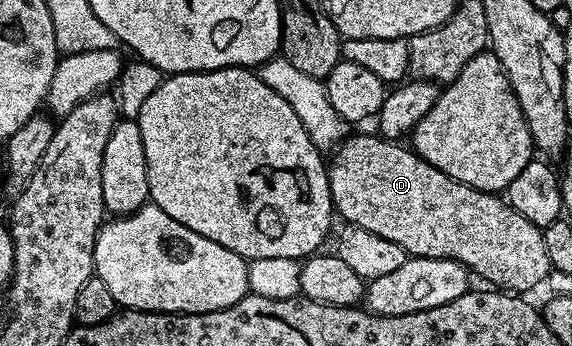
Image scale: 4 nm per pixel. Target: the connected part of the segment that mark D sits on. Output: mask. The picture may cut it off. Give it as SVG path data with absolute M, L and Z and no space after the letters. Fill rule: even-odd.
M347 135L341 144L337 145L334 157L329 157L328 171L330 174L330 196L334 200L334 211L339 217L346 219L347 225L355 228L363 228L372 234L380 234L380 238L388 238L388 242L396 242L396 246L400 246L406 251L407 257L423 256L424 258L444 258L445 260L455 260L460 262L475 277L478 276L482 280L487 280L487 285L493 286L498 290L505 290L511 294L530 294L534 287L541 282L542 279L551 275L552 269L548 262L548 249L544 246L544 234L542 229L537 228L532 222L528 222L528 218L524 218L524 214L520 214L513 208L501 195L493 192L481 192L467 184L456 182L452 178L448 178L448 174L444 174L440 170L436 170L426 160L418 157L417 152L404 146L405 143L387 140L381 135L374 136L354 136Z

